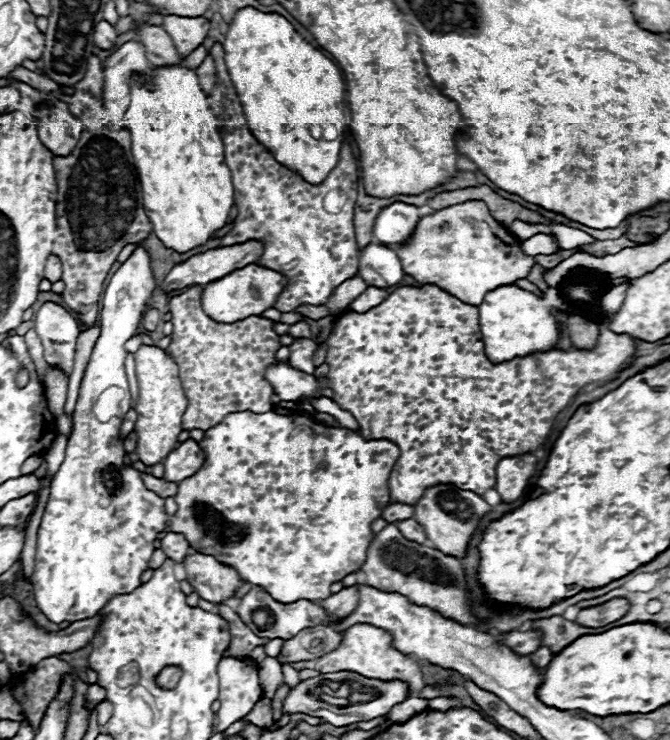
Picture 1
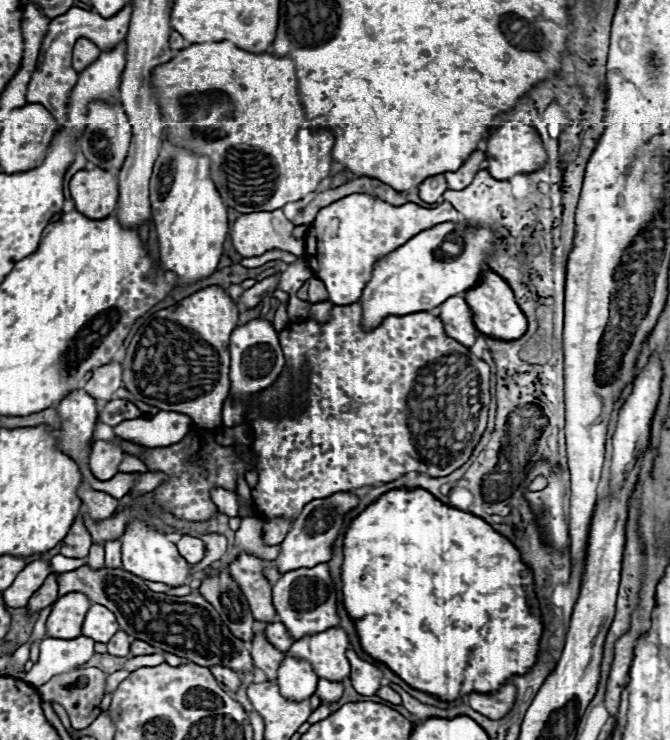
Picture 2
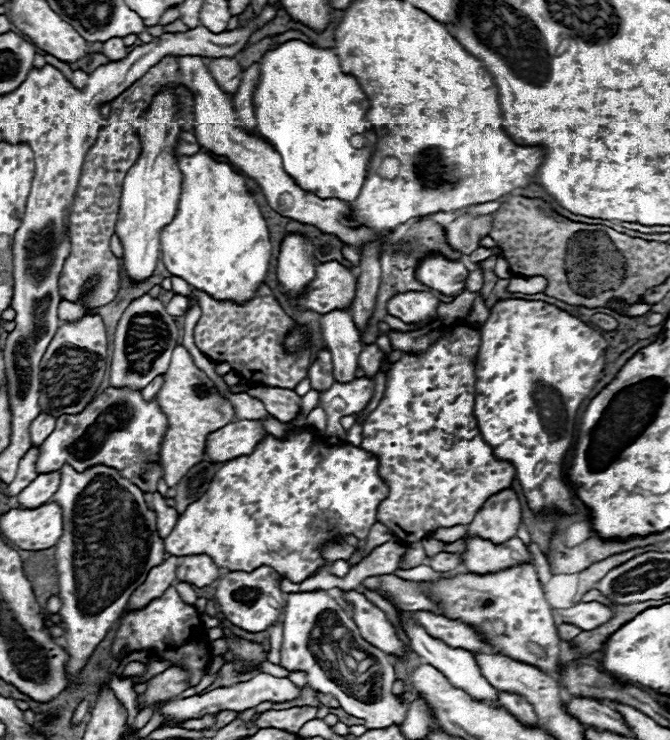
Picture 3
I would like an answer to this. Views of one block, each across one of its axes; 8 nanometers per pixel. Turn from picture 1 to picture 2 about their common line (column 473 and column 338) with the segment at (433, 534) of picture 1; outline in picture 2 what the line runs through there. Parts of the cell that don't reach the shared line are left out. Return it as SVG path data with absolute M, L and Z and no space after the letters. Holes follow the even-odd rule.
M336 492L328 498L318 498L314 502L308 502L302 510L302 514L296 518L294 528L288 532L284 542L280 544L280 554L274 560L276 568L284 574L298 568L312 568L316 564L328 562L332 558L334 542L342 530L344 516L360 504L360 498L354 492Z

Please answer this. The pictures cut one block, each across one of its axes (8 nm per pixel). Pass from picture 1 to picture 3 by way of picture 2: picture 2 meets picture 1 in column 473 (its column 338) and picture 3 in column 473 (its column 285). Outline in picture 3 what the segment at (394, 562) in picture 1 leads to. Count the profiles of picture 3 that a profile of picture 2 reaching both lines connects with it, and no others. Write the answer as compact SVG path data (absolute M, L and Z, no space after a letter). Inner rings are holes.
M522 564L522 566L516 566L516 568L510 568L510 570L502 570L498 574L458 574L456 578L448 578L448 580L440 580L438 584L430 584L430 582L424 582L424 590L430 592L442 606L442 614L452 618L452 620L462 620L466 624L472 624L476 626L478 630L482 630L486 634L486 638L490 640L490 644L494 646L494 652L496 654L504 654L512 660L518 660L518 662L526 662L526 664L532 664L532 666L538 666L542 670L556 670L558 666L558 656L560 656L560 638L558 638L558 632L556 632L556 626L554 626L554 618L552 618L552 610L544 598L544 590L538 582L538 574L536 574L536 568L532 564ZM494 620L502 620L504 626L506 626L506 634L502 640L496 640L496 634L494 634L494 626L492 622ZM534 642L538 644L544 652L546 652L546 658L538 658L536 654L530 652L528 644Z

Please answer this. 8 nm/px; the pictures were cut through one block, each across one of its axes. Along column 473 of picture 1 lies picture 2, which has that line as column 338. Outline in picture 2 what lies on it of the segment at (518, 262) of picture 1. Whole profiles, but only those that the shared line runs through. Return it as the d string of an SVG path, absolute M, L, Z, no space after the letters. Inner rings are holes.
M356 192L318 212L316 220L308 226L304 238L304 260L308 262L314 276L326 284L330 302L338 306L348 306L350 302L356 302L360 298L364 286L370 282L370 272L378 260L386 258L390 252L406 244L418 232L428 230L430 226L460 220L462 216L448 202L428 208L414 202L392 206L368 192Z

